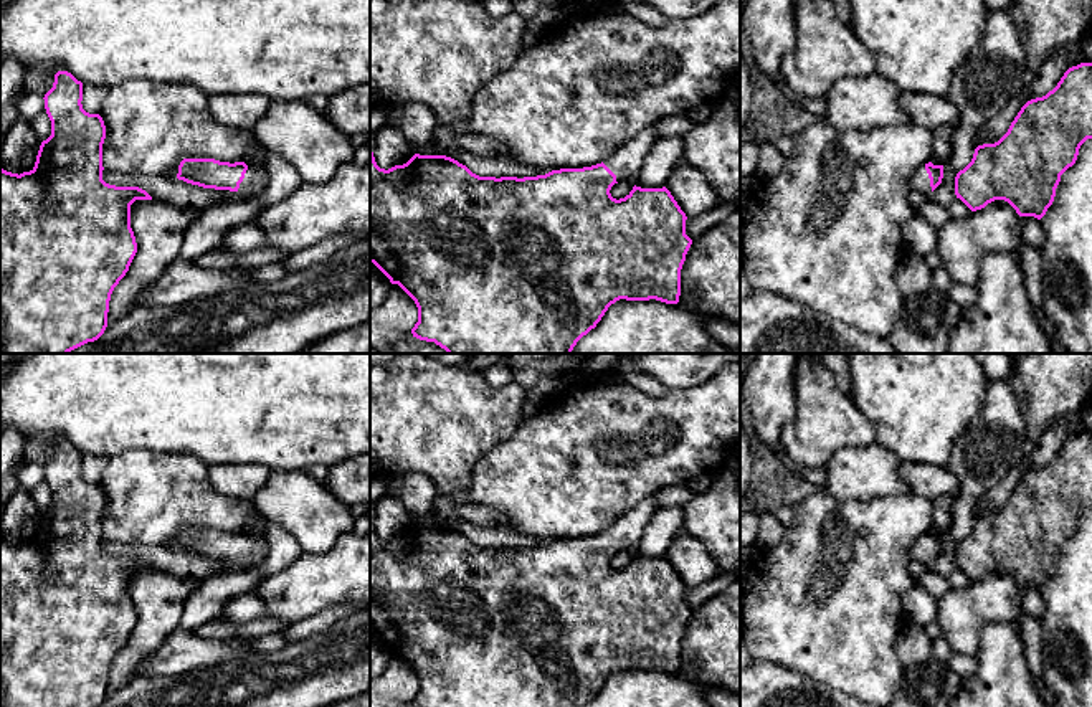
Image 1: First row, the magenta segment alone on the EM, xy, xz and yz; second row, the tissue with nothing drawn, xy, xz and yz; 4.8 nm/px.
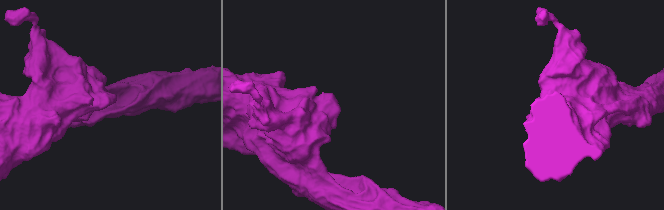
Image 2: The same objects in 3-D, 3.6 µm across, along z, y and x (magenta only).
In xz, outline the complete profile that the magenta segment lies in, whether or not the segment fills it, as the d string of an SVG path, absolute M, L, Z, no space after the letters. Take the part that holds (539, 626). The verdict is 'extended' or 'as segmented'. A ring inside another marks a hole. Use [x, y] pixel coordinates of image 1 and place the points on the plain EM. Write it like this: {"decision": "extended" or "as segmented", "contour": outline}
{"decision": "extended", "contour": "M654 496L641 501L605 532L583 539L560 539L537 547L479 547L466 535L446 525L415 524L406 534L388 540L380 539L370 520L370 633L373 633L392 654L398 654L416 674L418 692L413 707L583 707L601 690L611 674L620 669L677 674L681 666L681 639L692 610L686 605L686 583L671 562L662 558L633 560L624 568L613 568L615 553L634 550L649 520L659 510Z"}

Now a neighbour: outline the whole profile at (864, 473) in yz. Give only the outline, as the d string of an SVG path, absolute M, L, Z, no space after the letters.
M877 443L864 448L839 448L821 466L826 486L838 499L867 501L910 492L899 474L902 461Z

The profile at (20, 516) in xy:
M18 486L3 505L0 537L18 545L33 540L40 515L31 494Z

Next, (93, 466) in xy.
M83 454L83 479L89 484L99 484L107 461L107 458L101 458L97 454Z

